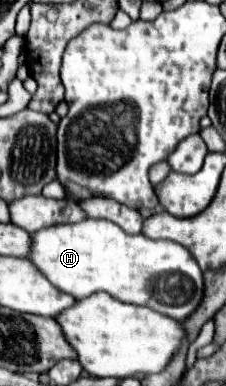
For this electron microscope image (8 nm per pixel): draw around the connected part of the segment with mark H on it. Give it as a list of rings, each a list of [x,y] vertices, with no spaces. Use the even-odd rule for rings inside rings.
[[[85,219],[75,225],[51,225],[49,229],[39,229],[31,233],[33,249],[29,253],[29,261],[33,261],[35,269],[43,273],[57,289],[83,299],[97,291],[107,291],[111,297],[133,303],[133,305],[147,305],[153,311],[169,315],[173,319],[189,317],[201,303],[203,297],[203,277],[199,265],[193,261],[191,253],[175,241],[153,241],[145,235],[129,235],[121,227],[113,225],[111,221],[101,219]]]

